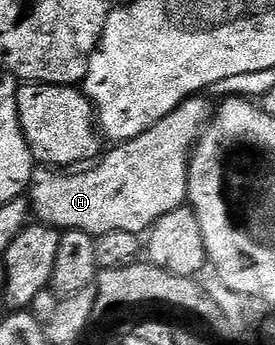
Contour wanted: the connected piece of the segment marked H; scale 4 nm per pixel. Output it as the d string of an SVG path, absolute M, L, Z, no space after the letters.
M188 98L142 135L107 150L95 167L61 171L37 164L27 192L35 220L61 231L86 231L95 238L110 231L147 234L162 215L170 215L188 201L190 154L214 112L213 102L206 98Z

